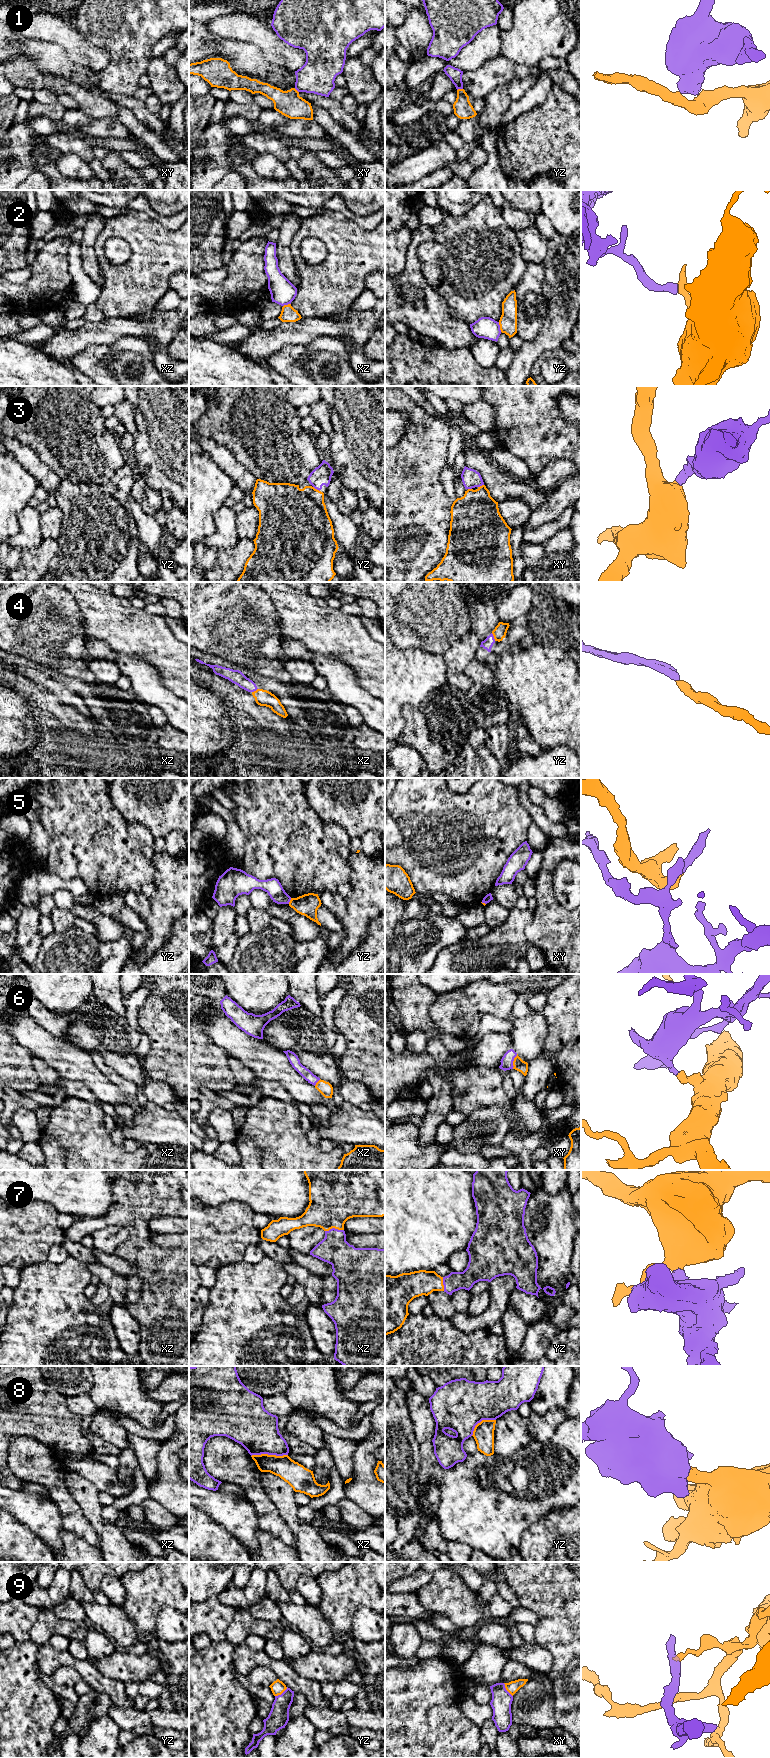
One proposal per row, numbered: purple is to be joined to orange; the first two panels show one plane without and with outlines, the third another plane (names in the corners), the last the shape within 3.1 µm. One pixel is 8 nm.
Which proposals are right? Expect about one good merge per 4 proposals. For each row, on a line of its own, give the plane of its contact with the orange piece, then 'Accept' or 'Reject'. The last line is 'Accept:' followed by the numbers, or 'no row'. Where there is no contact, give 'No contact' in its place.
1: Touches orange in yz. Reject
2: Touches orange in yz. Reject
3: Touches orange in yz. Accept
4: Touches orange in yz. Accept
5: Touches orange in yz. Reject
6: Touches orange in xy. Accept
7: Touches orange in xz. Accept
8: Touches orange in xz. Reject
9: Touches orange in yz. Reject
Accept: 3, 4, 6, 7

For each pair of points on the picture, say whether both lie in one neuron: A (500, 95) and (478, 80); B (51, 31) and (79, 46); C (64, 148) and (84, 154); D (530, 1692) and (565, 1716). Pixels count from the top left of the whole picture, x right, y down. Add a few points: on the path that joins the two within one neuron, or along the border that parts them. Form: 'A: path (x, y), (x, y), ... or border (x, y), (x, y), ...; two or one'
A: border (503, 85), (497, 86), (484, 99); two
B: path (58, 31), (72, 41); one
C: path (69, 148), (79, 149); one
D: border (551, 1694), (554, 1717), (558, 1723); two

